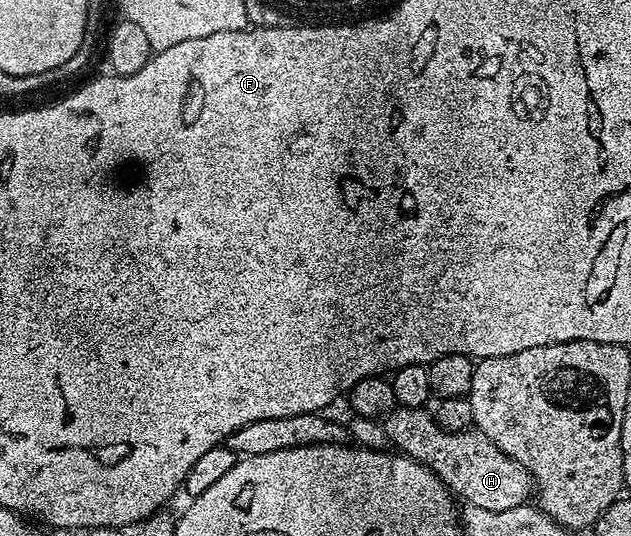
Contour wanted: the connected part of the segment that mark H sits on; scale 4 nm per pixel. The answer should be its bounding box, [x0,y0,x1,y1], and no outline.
[381,406,535,510]

